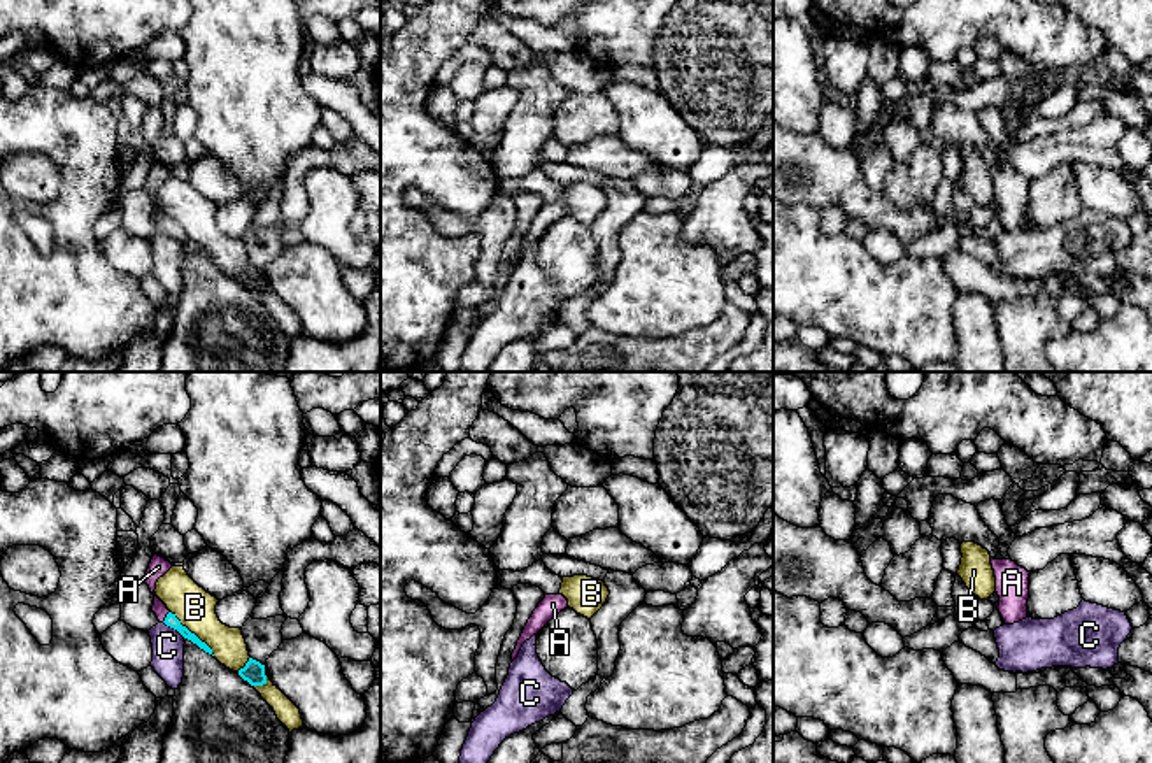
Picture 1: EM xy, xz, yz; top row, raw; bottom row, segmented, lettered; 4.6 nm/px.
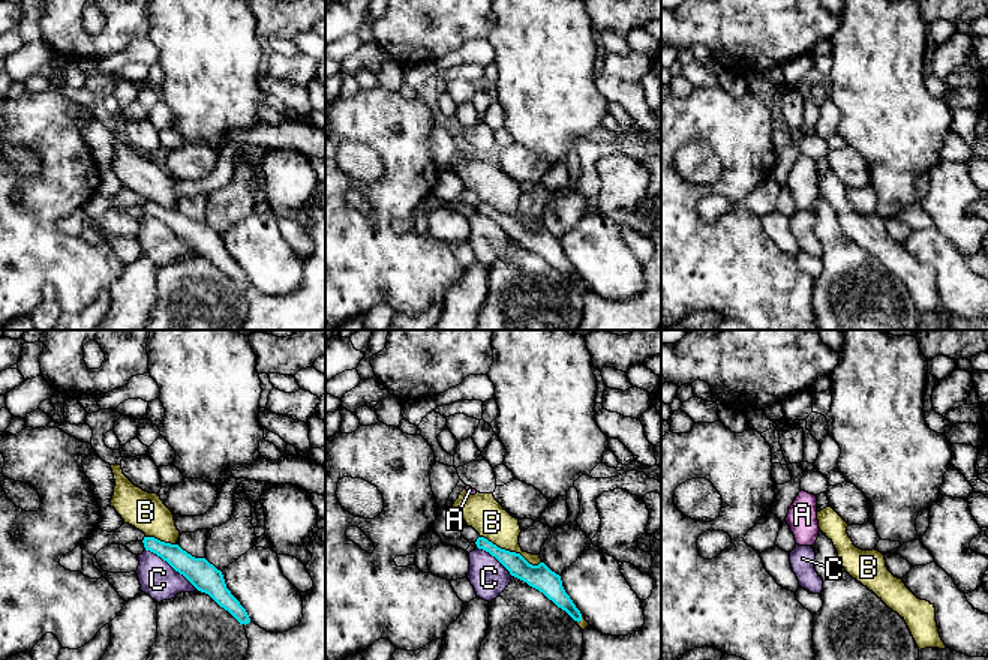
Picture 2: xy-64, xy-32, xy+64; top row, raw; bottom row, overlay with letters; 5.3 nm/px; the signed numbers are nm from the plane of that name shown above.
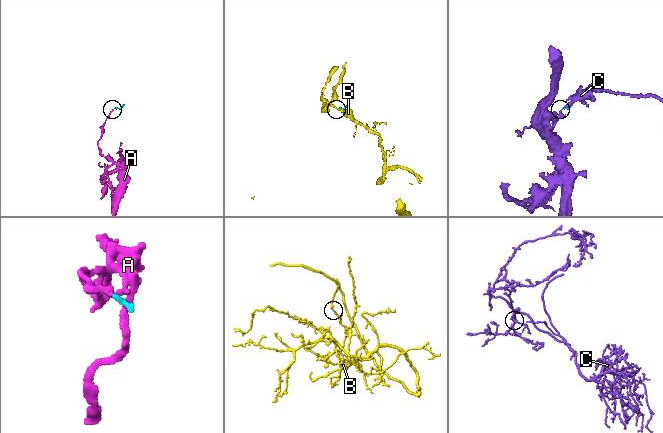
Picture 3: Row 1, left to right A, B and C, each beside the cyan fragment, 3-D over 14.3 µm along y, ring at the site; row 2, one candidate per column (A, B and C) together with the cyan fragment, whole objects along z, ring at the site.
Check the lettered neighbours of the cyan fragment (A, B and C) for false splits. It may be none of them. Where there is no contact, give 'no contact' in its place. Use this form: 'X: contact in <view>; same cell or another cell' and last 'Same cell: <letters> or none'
A: contact in xy; same cell
B: contact in xy; another cell
C: contact in xy; another cell
Same cell: A

